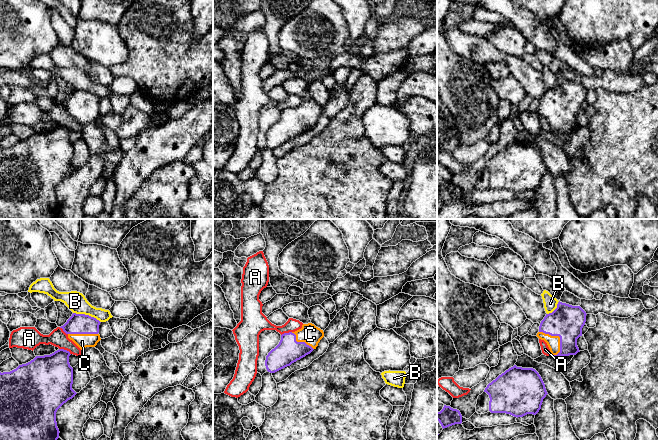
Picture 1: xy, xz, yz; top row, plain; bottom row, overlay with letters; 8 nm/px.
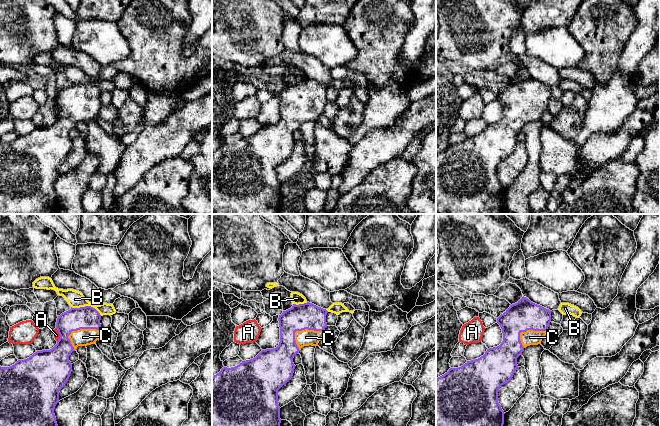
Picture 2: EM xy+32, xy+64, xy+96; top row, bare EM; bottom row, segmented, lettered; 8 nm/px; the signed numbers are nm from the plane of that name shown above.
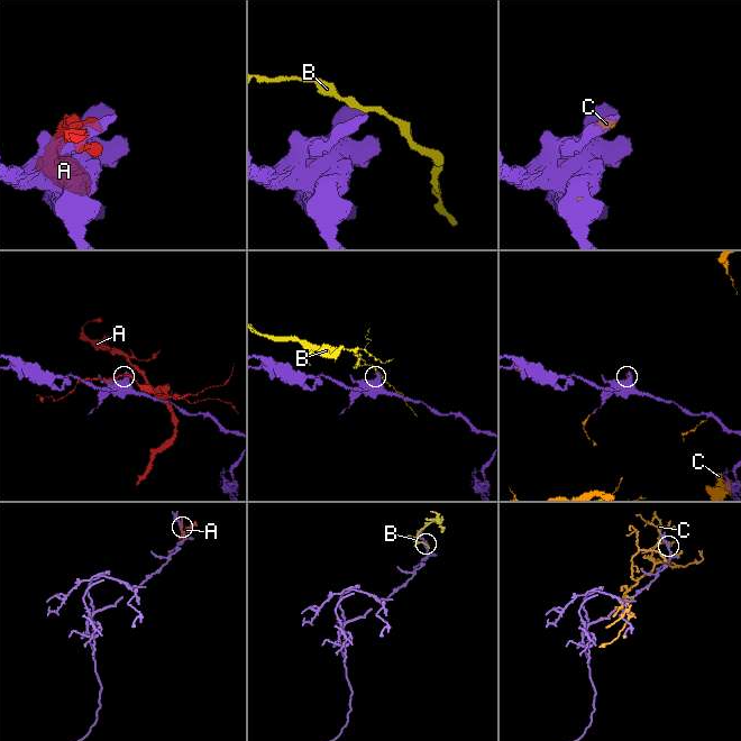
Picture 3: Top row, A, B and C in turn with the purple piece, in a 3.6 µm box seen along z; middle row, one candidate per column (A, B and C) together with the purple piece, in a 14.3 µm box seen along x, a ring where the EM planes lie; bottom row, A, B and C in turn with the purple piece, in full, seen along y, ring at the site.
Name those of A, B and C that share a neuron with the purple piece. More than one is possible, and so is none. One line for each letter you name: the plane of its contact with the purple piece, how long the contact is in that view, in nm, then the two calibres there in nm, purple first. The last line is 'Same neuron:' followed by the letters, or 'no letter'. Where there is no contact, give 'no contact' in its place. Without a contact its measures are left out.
C: contact in yz; length 240 nm; calibres 280 and 110 nm
Same neuron: C

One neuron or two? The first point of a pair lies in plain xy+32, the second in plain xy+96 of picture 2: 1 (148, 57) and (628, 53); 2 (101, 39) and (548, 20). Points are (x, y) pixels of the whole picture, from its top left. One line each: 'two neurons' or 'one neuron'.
1: two neurons
2: two neurons

